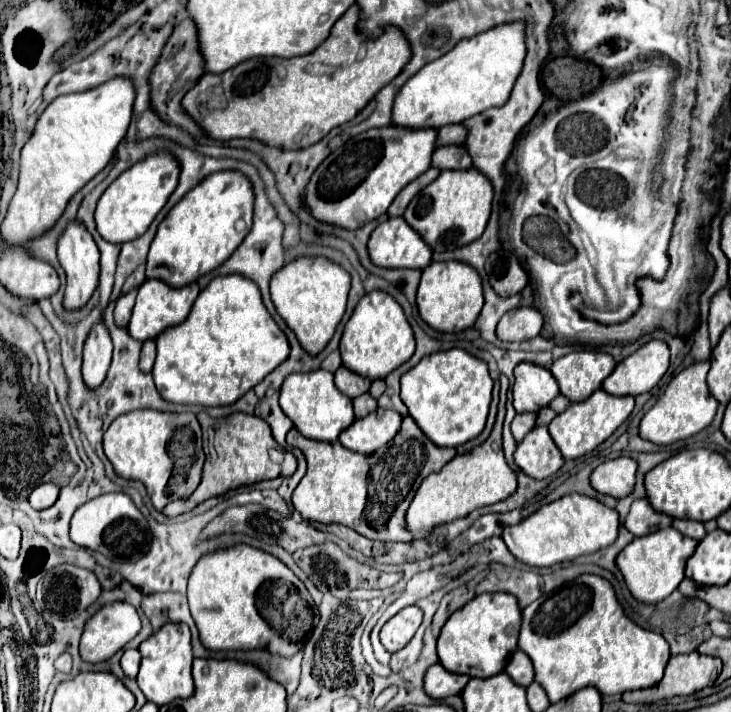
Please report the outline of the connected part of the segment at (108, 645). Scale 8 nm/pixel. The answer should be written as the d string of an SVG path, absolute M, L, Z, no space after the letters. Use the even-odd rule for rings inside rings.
M114 602L98 610L80 640L84 662L106 662L140 632L140 616L128 602Z

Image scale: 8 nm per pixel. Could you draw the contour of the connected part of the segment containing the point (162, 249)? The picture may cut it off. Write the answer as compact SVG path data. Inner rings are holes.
M216 172L190 190L160 222L152 240L146 278L156 278L172 288L182 288L212 272L244 240L252 226L252 184L238 172ZM244 220L244 232L234 230L234 222Z

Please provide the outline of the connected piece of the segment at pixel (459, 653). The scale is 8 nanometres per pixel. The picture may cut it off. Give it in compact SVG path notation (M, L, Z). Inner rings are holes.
M496 592L496 594L480 594L474 600L470 600L466 606L456 610L448 622L444 624L440 636L438 636L438 658L442 666L456 674L468 674L472 678L488 678L504 670L508 656L512 656L518 648L518 634L522 624L522 610L518 606L518 600L512 594Z

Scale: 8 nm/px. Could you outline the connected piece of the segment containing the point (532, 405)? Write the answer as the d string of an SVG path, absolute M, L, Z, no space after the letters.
M524 362L514 370L514 408L516 412L538 412L558 394L558 384L550 370Z

